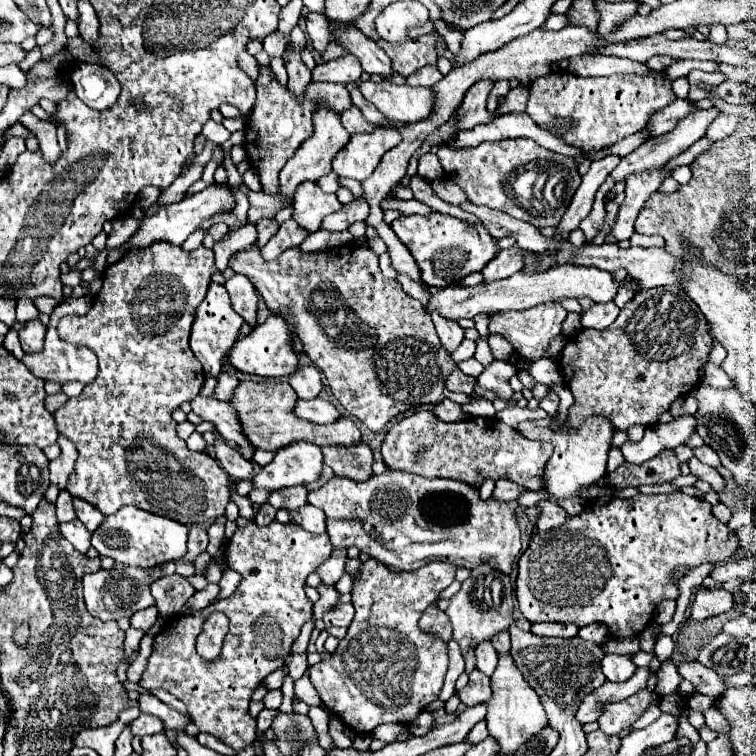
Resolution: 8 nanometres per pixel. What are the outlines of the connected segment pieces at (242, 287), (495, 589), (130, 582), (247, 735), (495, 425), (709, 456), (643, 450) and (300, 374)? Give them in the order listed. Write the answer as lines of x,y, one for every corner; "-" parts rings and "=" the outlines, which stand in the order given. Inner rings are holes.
236,273
232,275
226,283
226,289
232,299
232,307
238,315
242,315
250,325
256,323
256,305
258,305
258,295
254,285
248,281
248,277
=
480,565
470,573
470,577
462,583
462,589
450,599
450,605
444,613
452,625
452,639
460,645
460,651
466,655
482,641
490,641
500,631
508,629
514,623
512,617
512,585
508,575
490,569
490,565
=
118,563
110,571
100,569
96,573
84,575
82,585
84,585
86,609
92,617
98,617
102,621
110,621
110,619
118,621
120,617
130,617
132,613
154,605
154,599
150,595
150,583
164,575
166,575
164,565
152,567
152,569
140,569
140,567
128,567
128,565
118,565
=
272,521
266,527
256,527
252,523
244,529
236,529
234,537
230,539
228,567
242,575
238,589
230,597
220,599
192,615
172,617
166,631
154,637
152,653
150,653
146,669
142,673
140,687
166,689
168,693
178,697
188,707
188,713
200,731
218,737
222,743
230,745
232,749
242,749
242,747
250,745
256,737
256,719
252,719
248,715
250,697
252,697
254,689
272,671
280,669
286,663
286,659
290,657
290,647
292,647
294,639
300,635
302,625
308,619
312,619
312,601
304,593
304,583
306,583
306,577
312,571
316,571
316,567
320,563
324,563
330,555
332,555
332,545
330,545
326,533
322,533
322,535
308,533
306,529
300,529
300,525
296,525
296,523
-
212,611
222,611
228,615
229,631
226,641
224,641
222,655
212,665
204,665
204,661
200,659
200,655
194,649
194,641
200,633
200,627
=
432,411
402,417
388,429
382,443
382,457
390,469
416,473
422,477
456,479
476,489
484,479
496,481
500,477
508,477
530,491
540,489
540,477
550,455
552,445
544,441
530,441
496,417
474,417
458,423
446,423
436,421
=
702,445
702,447
694,449
694,455
696,455
702,463
706,463
706,465
710,465
710,467
718,467
718,465
720,465
718,455
716,455
708,445
=
682,415
674,417
670,423
656,423
646,427
644,437
638,443
626,441
620,451
628,463
644,463
658,455
662,449
676,449
684,441
690,439
690,435
696,431
696,417
694,415
=
314,365
298,367
298,371
290,377
290,385
300,399
316,399
322,389
320,371

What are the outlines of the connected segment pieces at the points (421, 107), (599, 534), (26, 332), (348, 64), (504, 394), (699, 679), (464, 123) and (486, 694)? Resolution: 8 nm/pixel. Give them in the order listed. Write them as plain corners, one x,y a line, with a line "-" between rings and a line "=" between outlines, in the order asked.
366,81
360,85
364,99
374,103
388,119
414,123
418,119
428,119
434,111
436,95
428,87
410,87
410,85
392,85
388,81
376,85
=
682,491
672,493
672,495
638,495
634,499
612,499
608,503
588,503
584,507
584,511
578,517
570,517
568,523
560,529
554,531
536,531
530,539
528,549
524,551
524,555
518,561
518,577
516,577
516,599
520,605
522,615
530,621
530,623
574,623
578,627
586,627
588,623
602,623
608,627
610,637
612,639
624,639
624,637
636,637
640,635
640,631
650,623
654,607
662,601
662,599
676,599
678,597
678,587
672,581
670,583
670,575
678,565
688,565
688,567
696,567
700,563
710,563
710,561
724,561
728,559
738,545
738,537
734,535
734,531
728,529
728,525
720,523
714,515
712,515
712,505
704,499
696,499
690,497
=
38,319
28,321
28,325
20,331
20,343
22,343
24,353
28,353
28,355
42,353
44,337
46,337
46,327
=
346,55
346,57
338,57
336,61
328,61
314,67
312,79
348,85
348,83
354,83
360,77
360,73
362,73
360,61
356,61
356,57
352,55
=
494,361
478,377
478,385
482,389
494,391
498,399
510,399
512,397
512,389
510,389
508,379
512,375
516,375
516,367
512,363
508,363
508,361
=
698,661
680,663
678,671
684,679
692,681
700,689
700,693
708,695
712,701
718,701
720,695
726,691
726,677
720,677
716,671
700,665
=
478,81
476,85
472,85
472,89
468,89
458,111
460,113
458,129
472,129
478,123
490,123
496,119
496,115
492,115
486,109
486,99
492,87
494,87
494,81
=
474,669
470,673
468,685
460,691
460,701
466,703
468,707
472,707
472,705
478,705
478,703
486,703
490,697
492,697
490,677
480,673
478,669

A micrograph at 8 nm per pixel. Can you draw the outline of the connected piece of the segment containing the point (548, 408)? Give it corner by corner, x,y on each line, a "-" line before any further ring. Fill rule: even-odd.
548,391
548,395
540,401
539,407
542,407
548,415
554,415
558,409
558,395
554,391

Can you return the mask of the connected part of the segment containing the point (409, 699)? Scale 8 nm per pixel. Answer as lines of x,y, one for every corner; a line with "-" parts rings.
368,559
366,563
362,563
360,573
358,573
358,581
354,581
354,589
352,589
352,605
356,607
356,615
354,615
354,619
352,619
352,623
350,623
350,627
348,627
348,633
346,633
344,639
340,639
338,649
332,653
332,657
330,657
328,661
320,661
320,663
316,663
316,665
310,669
310,681
312,681
314,687
318,689
322,703
324,703
340,721
344,721
344,725
348,725
348,727
354,729
356,733
370,733
372,727
376,727
376,725
380,725
380,723
404,723
404,725
410,725
410,723
418,717
418,713
420,713
428,703
432,703
432,701
438,699
440,689
442,689
444,675
446,675
446,671
448,671
448,647
446,647
438,637
430,637
430,635
422,633
420,627
418,627
418,619
422,617
424,609
426,609
430,603
434,603
434,601
438,599
440,591
444,591
444,589
454,581
454,573
456,573
456,567
450,565
450,563
444,563
444,561
426,563
426,565
422,565
420,569
410,571
410,573
404,573
404,571
396,573
396,571
390,571
386,565
382,565
382,563
376,561
376,559

